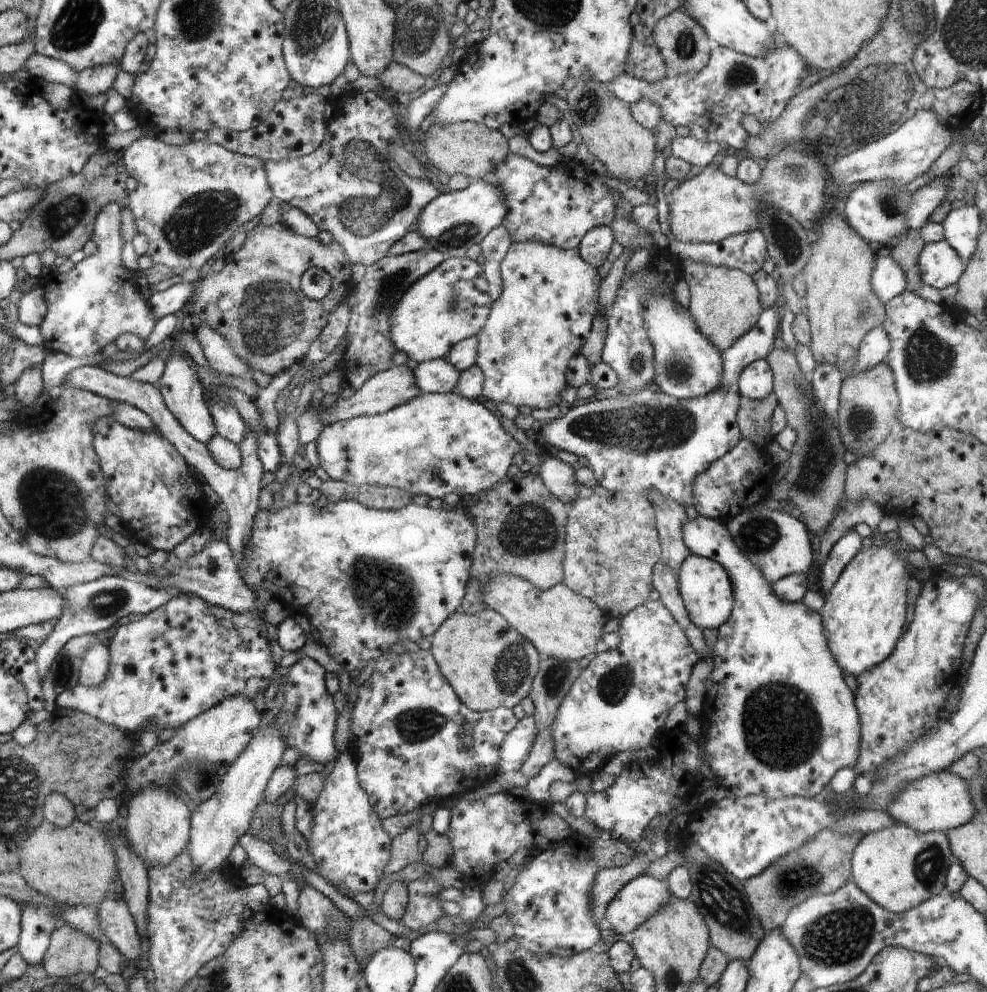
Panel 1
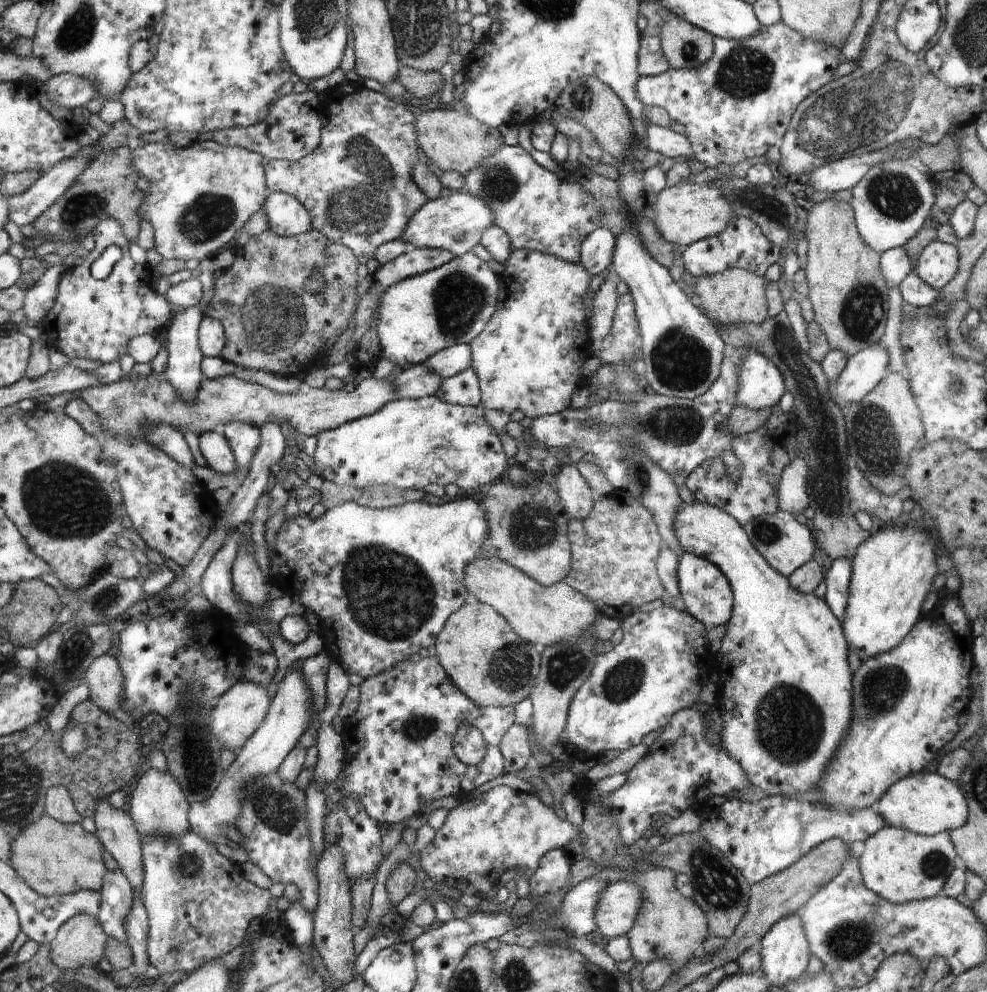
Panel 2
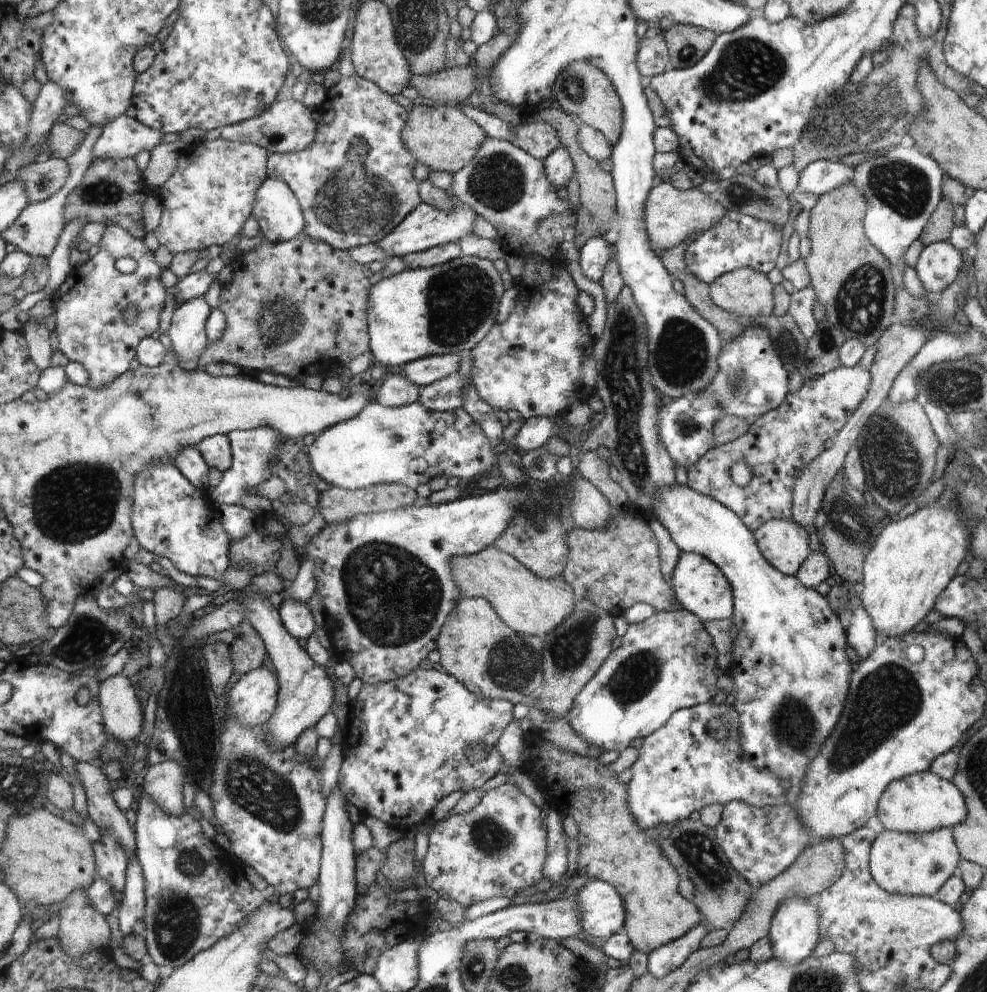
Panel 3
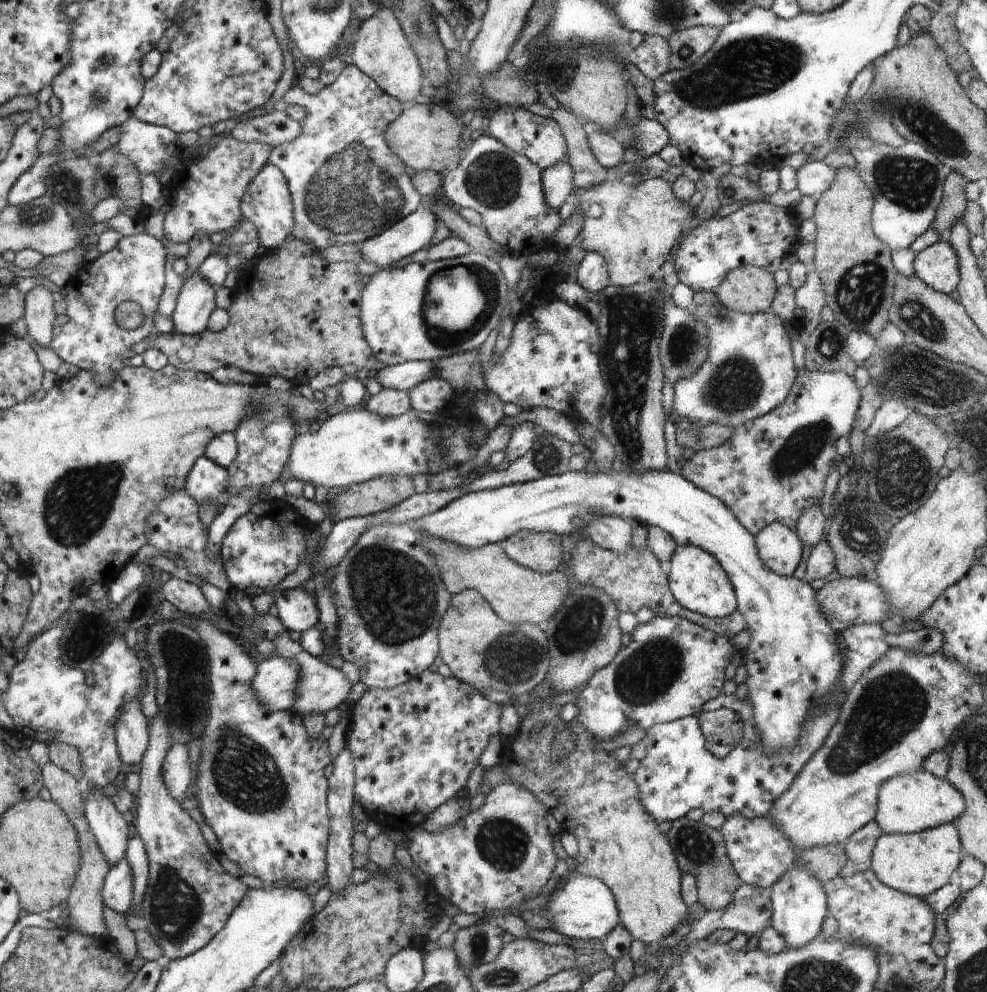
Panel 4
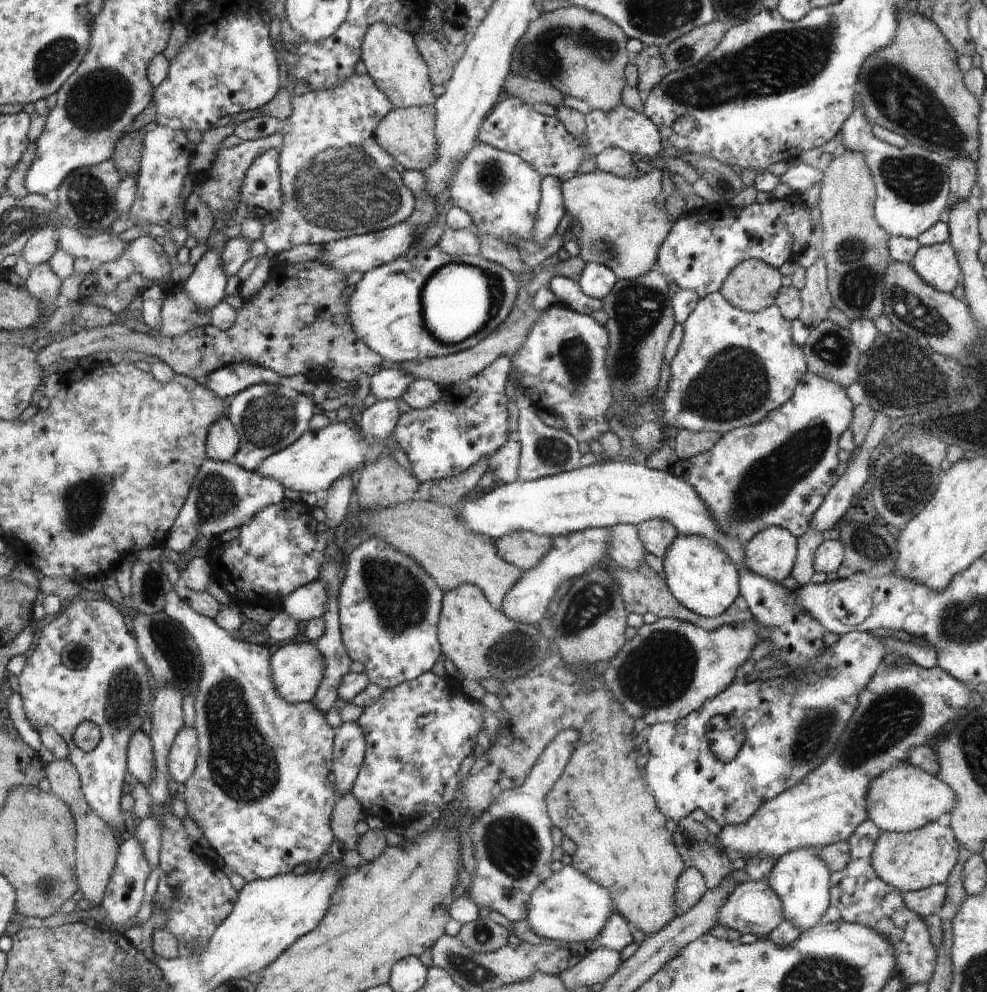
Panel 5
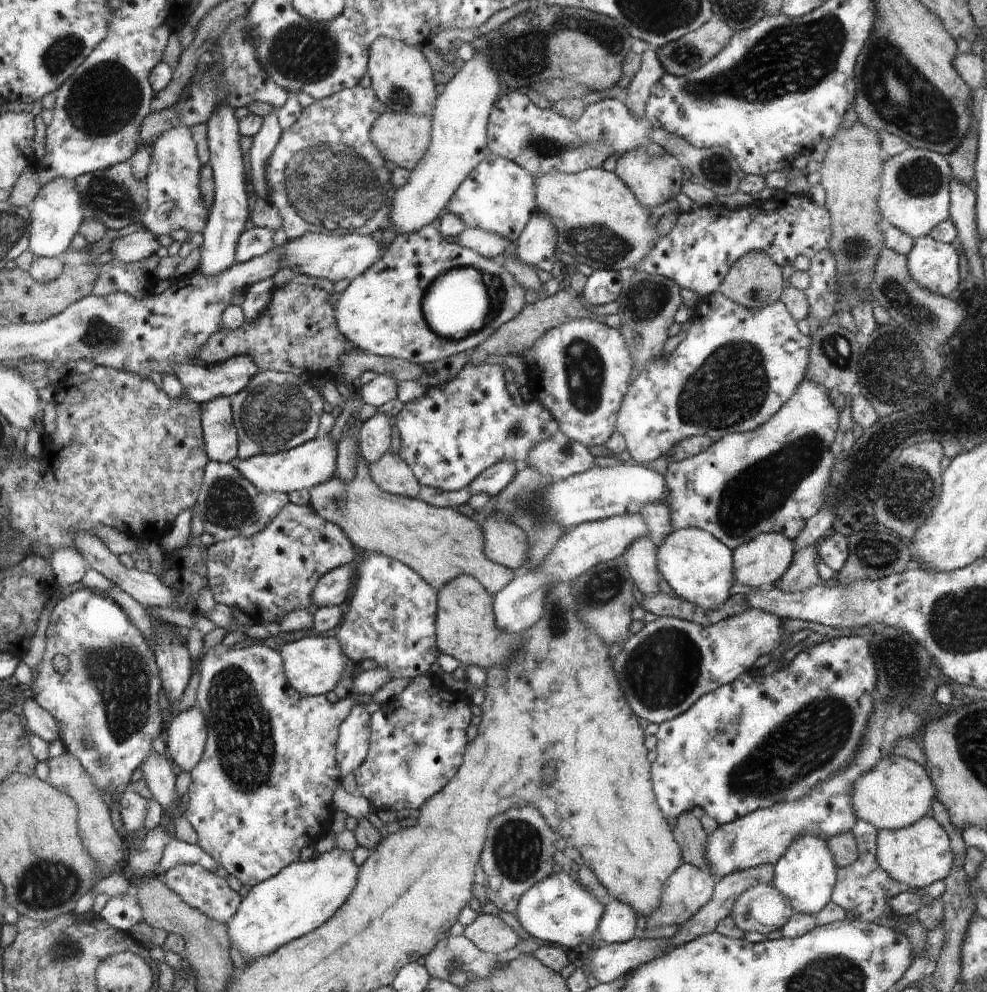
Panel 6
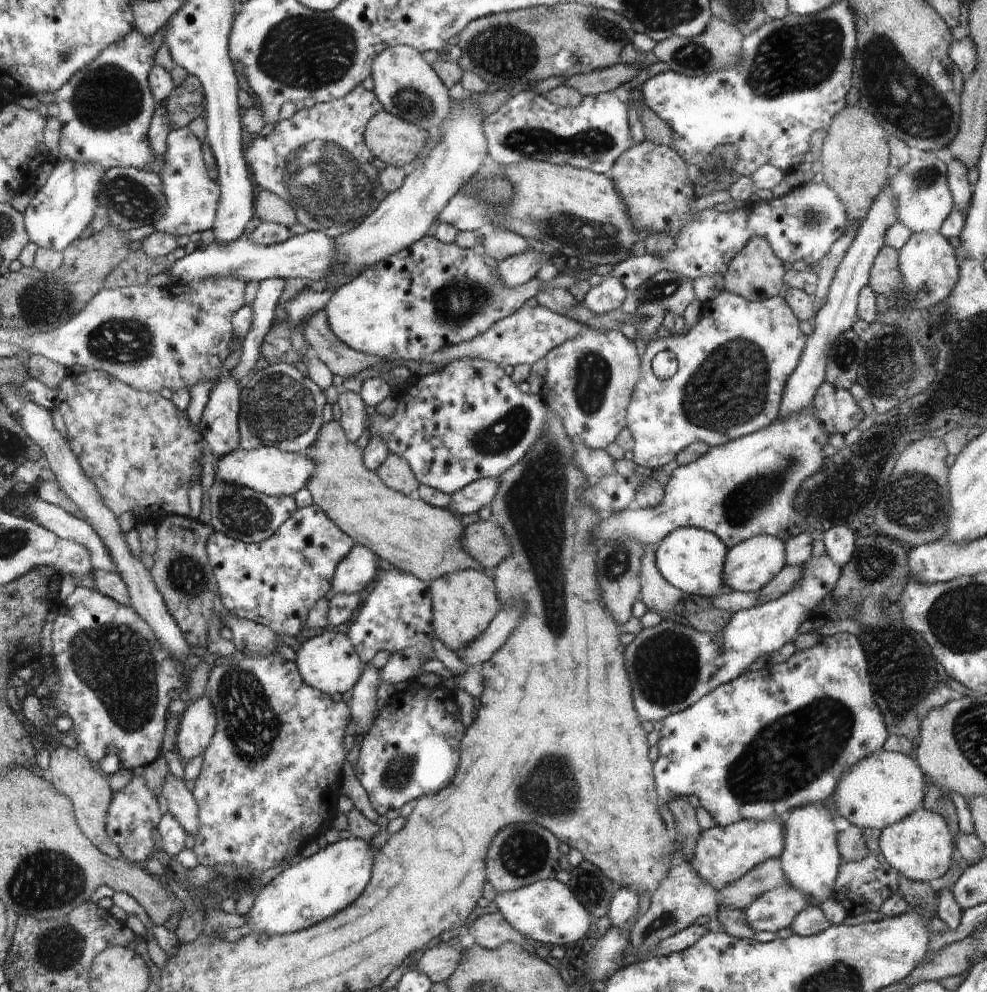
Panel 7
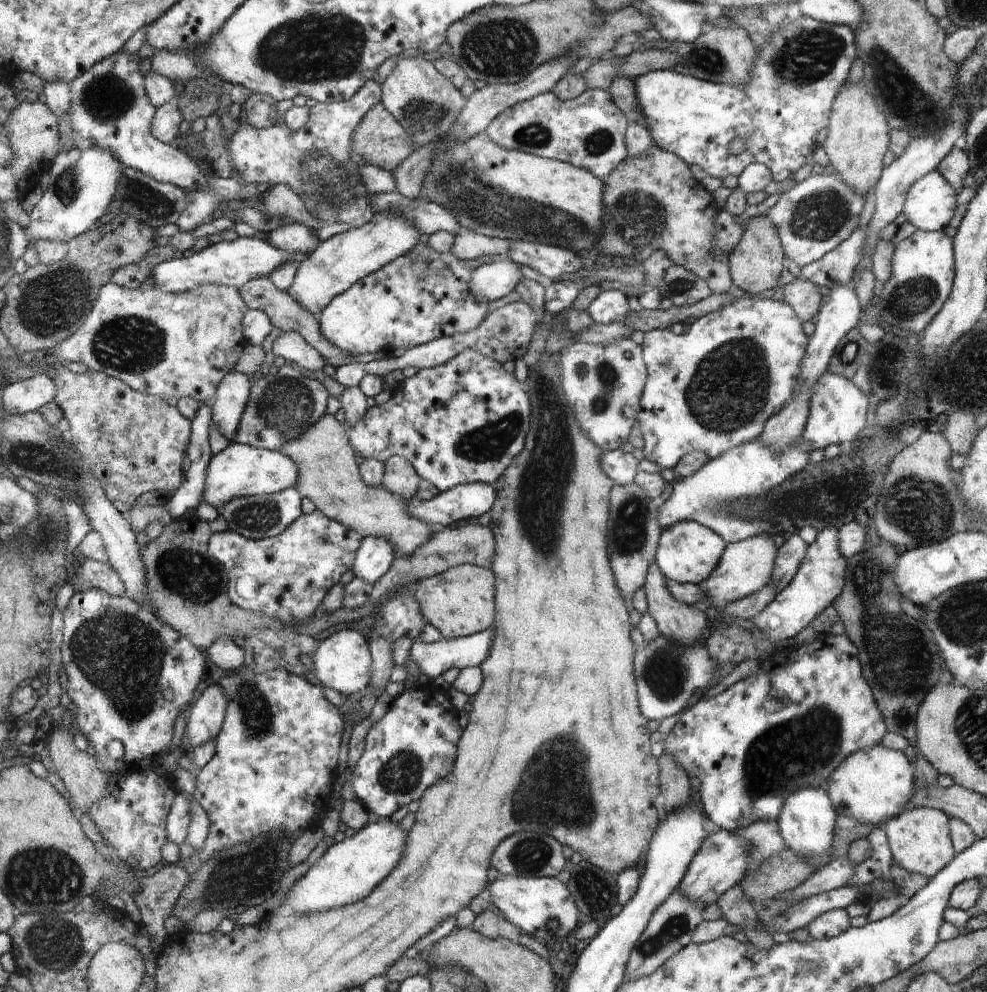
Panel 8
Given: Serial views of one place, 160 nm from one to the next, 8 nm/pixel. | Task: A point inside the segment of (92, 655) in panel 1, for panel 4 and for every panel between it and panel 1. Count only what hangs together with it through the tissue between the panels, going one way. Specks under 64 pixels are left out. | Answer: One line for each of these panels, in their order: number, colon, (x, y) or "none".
2: (104, 677)
3: (123, 718)
4: (132, 727)

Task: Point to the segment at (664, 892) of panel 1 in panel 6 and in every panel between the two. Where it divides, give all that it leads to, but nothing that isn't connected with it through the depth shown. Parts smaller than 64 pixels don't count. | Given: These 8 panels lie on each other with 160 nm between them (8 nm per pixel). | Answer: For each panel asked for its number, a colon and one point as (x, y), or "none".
2: (618, 902)
3: (601, 909)
4: (583, 907)
5: (570, 907)
6: (565, 909)

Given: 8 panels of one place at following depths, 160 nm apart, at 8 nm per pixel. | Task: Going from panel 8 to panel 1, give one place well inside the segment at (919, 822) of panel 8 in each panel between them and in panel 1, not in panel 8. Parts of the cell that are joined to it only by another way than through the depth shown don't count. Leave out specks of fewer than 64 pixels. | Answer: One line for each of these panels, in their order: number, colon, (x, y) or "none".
1: (899, 868)
2: (898, 865)
3: (912, 864)
4: (918, 864)
5: (924, 857)
6: (917, 855)
7: (920, 848)

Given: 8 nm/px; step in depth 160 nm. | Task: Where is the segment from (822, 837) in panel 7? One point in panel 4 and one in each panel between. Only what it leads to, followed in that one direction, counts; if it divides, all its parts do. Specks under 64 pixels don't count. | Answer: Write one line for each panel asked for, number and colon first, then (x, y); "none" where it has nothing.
4: (799, 903)
5: (801, 879)
6: (806, 874)

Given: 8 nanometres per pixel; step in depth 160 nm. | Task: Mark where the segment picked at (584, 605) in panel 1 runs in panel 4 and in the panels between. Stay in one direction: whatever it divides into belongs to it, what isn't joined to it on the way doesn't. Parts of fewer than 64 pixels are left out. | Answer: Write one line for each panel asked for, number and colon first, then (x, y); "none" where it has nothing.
2: (542, 615)
3: (529, 604)
4: (516, 593)

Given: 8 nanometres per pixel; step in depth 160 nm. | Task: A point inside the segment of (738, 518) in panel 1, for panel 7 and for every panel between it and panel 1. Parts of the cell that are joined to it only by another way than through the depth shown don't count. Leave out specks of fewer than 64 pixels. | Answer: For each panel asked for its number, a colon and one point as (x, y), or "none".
2: (786, 544)
3: (783, 543)
4: (779, 548)
5: (771, 554)
6: (762, 561)
7: (749, 566)

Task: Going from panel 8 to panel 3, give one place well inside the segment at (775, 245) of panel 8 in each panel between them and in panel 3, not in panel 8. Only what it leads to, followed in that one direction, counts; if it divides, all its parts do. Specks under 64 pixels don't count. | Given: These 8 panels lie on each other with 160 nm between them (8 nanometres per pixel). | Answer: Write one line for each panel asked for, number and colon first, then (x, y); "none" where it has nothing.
3: (746, 294)
4: (749, 289)
5: (752, 285)
6: (755, 280)
7: (755, 274)

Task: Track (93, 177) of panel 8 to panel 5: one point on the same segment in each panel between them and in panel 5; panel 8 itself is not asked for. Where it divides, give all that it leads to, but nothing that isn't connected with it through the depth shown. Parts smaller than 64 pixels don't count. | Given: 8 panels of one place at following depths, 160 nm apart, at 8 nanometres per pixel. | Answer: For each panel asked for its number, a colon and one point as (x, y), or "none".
5: (44, 242)
6: (56, 212)
7: (59, 211)

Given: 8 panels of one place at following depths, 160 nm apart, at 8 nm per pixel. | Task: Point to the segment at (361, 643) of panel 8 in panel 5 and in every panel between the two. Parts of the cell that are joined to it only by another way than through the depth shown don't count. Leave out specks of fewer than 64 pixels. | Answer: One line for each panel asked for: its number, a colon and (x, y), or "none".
5: (298, 668)
6: (313, 665)
7: (329, 662)

